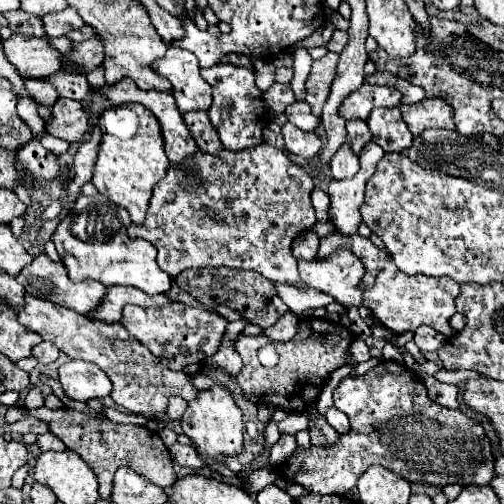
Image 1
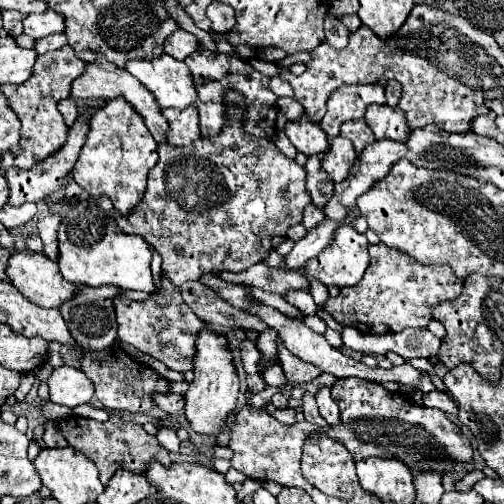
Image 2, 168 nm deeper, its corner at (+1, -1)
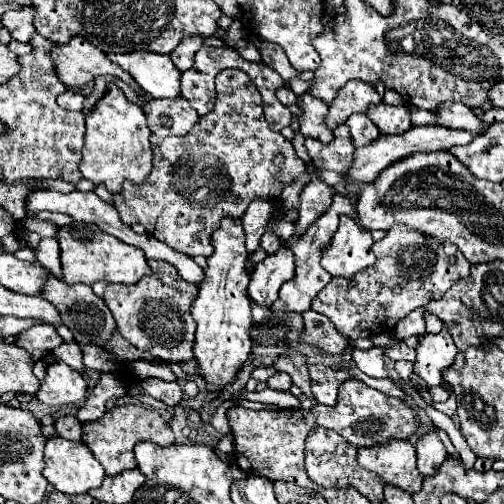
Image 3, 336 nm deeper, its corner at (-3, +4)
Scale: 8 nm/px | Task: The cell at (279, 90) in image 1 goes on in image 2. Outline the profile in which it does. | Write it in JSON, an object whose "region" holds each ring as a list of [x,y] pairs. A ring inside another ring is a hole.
{"region":[[[275,76],[275,78],[269,82],[269,86],[271,86],[271,90],[273,90],[273,94],[275,94],[277,98],[283,98],[283,96],[293,96],[291,86],[287,86],[287,84],[285,84],[285,80],[281,80],[279,76]]]}

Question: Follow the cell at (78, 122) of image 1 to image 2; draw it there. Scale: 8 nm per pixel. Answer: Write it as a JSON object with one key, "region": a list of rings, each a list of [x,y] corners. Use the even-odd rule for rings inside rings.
{"region":[[[71,98],[59,100],[59,102],[57,102],[57,110],[63,114],[65,124],[67,124],[67,126],[73,126],[73,122],[77,120],[77,106],[75,106],[75,100],[71,100]]]}

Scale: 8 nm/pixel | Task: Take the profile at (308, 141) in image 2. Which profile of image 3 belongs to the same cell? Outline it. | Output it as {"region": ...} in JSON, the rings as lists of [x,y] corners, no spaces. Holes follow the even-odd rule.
{"region":[[[309,91],[299,95],[297,101],[303,111],[299,115],[299,125],[301,125],[299,131],[305,137],[313,137],[313,139],[319,139],[321,143],[329,143],[333,139],[333,131],[327,129],[325,125],[325,115],[329,111],[329,105],[323,99],[313,97]]]}

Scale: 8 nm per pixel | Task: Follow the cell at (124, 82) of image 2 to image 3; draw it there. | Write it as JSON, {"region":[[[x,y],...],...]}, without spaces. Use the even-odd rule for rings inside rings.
{"region":[[[71,37],[69,43],[57,43],[51,49],[51,59],[57,77],[67,87],[79,87],[93,81],[99,75],[113,75],[137,87],[137,83],[119,65],[111,63],[103,51],[83,37]]]}

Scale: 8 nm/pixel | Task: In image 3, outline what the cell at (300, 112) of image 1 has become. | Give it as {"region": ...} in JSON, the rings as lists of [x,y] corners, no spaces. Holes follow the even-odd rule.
{"region":[[[285,85],[285,87],[281,87],[279,91],[277,91],[277,99],[285,105],[285,107],[289,107],[291,109],[291,113],[293,115],[299,115],[299,105],[297,105],[297,95]]]}

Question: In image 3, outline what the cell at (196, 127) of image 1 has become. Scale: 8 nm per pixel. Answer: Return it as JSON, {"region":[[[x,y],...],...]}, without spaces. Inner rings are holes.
{"region":[[[183,97],[151,99],[151,103],[143,105],[143,111],[147,115],[149,129],[159,137],[187,135],[193,123],[199,121],[197,111]]]}

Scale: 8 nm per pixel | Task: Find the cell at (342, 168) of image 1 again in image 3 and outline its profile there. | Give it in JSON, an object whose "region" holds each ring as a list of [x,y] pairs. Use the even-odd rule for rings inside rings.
{"region":[[[339,125],[333,131],[335,139],[327,145],[319,143],[317,139],[305,139],[305,149],[313,161],[313,165],[321,167],[321,169],[331,169],[337,173],[347,171],[347,167],[351,167],[351,159],[355,153],[355,147],[351,143],[351,135],[347,131],[347,125]]]}

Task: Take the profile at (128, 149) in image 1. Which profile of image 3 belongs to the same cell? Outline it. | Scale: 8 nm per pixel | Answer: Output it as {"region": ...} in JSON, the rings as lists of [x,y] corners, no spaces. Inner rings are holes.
{"region":[[[109,85],[105,95],[95,103],[95,107],[85,119],[87,119],[87,131],[85,131],[83,157],[79,163],[81,175],[93,181],[95,185],[105,183],[109,193],[119,193],[123,189],[125,179],[131,179],[133,183],[143,183],[145,177],[151,173],[151,161],[153,161],[153,151],[149,145],[151,131],[147,127],[147,117],[143,115],[143,109],[123,99],[119,87]]]}

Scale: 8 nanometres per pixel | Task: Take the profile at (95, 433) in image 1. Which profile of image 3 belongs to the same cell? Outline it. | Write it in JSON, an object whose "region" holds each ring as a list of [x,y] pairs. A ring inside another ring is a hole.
{"region":[[[133,403],[115,405],[113,409],[107,409],[103,417],[85,423],[83,427],[83,443],[93,451],[95,459],[103,465],[107,475],[119,475],[121,471],[135,467],[133,447],[139,441],[153,441],[161,447],[167,447],[175,441],[175,435],[169,423],[163,421],[163,417],[155,409],[147,409],[143,405],[133,405]]]}

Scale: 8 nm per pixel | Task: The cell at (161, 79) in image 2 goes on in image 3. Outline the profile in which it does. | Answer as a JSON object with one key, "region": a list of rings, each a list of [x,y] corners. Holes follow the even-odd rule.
{"region":[[[133,51],[123,55],[109,55],[109,59],[121,65],[147,93],[155,99],[179,95],[181,71],[171,63],[169,55],[151,51]]]}

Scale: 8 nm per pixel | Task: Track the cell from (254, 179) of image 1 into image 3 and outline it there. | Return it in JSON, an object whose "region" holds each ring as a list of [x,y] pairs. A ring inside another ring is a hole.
{"region":[[[235,69],[221,71],[215,77],[215,85],[217,85],[215,107],[207,115],[199,117],[193,129],[183,137],[159,139],[157,135],[151,135],[151,147],[155,155],[153,171],[139,185],[125,181],[123,189],[113,195],[113,205],[119,211],[121,221],[125,225],[141,223],[147,229],[147,233],[153,235],[157,241],[191,257],[211,255],[213,247],[209,239],[223,217],[231,215],[239,219],[249,207],[249,203],[259,197],[269,199],[273,205],[277,205],[281,189],[293,183],[293,179],[305,171],[305,163],[295,155],[291,141],[285,139],[281,133],[273,133],[269,129],[263,115],[261,95],[243,71]]]}

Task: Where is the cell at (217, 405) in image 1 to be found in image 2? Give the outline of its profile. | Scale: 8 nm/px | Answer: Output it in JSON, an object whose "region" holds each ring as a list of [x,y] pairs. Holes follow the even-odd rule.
{"region":[[[205,328],[203,336],[199,336],[199,352],[195,356],[193,372],[195,378],[189,390],[185,392],[185,418],[197,434],[219,438],[227,422],[227,416],[235,408],[237,394],[239,394],[239,380],[233,366],[233,358],[227,350],[227,340]]]}

